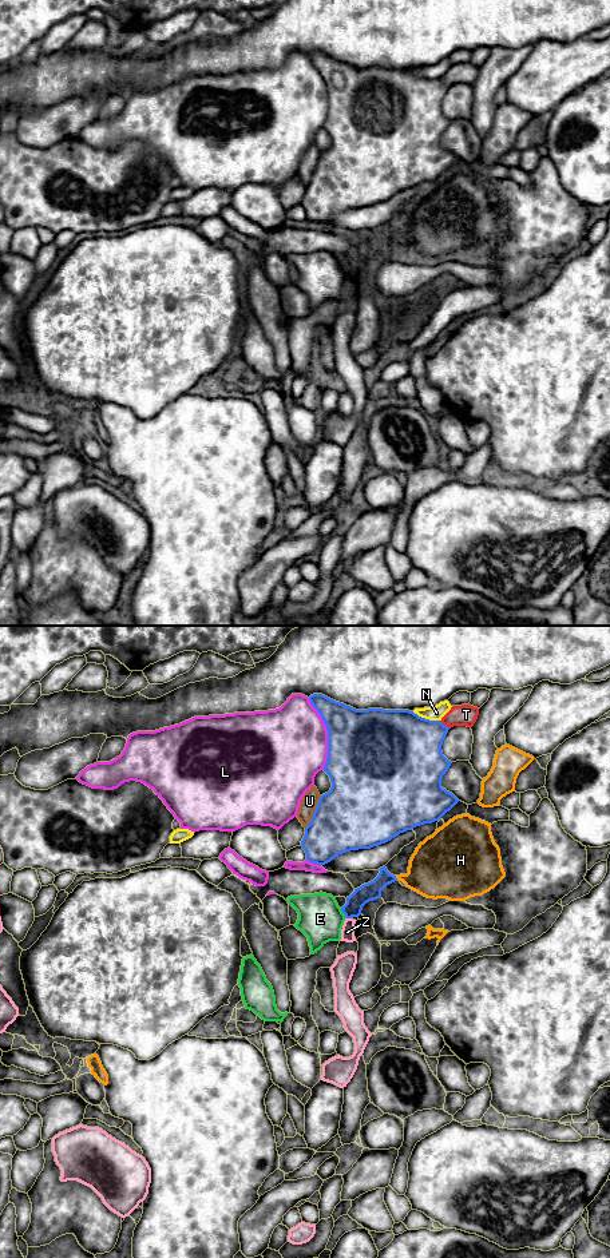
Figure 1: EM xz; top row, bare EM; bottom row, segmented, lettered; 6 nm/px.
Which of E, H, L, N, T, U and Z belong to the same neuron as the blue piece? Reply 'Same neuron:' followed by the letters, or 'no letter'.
Same neuron: no letter

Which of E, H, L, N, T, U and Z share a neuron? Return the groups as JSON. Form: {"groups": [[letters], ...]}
{"groups": [["E"], ["H"], ["L"], ["N"], ["T"], ["U"], ["Z"]]}

